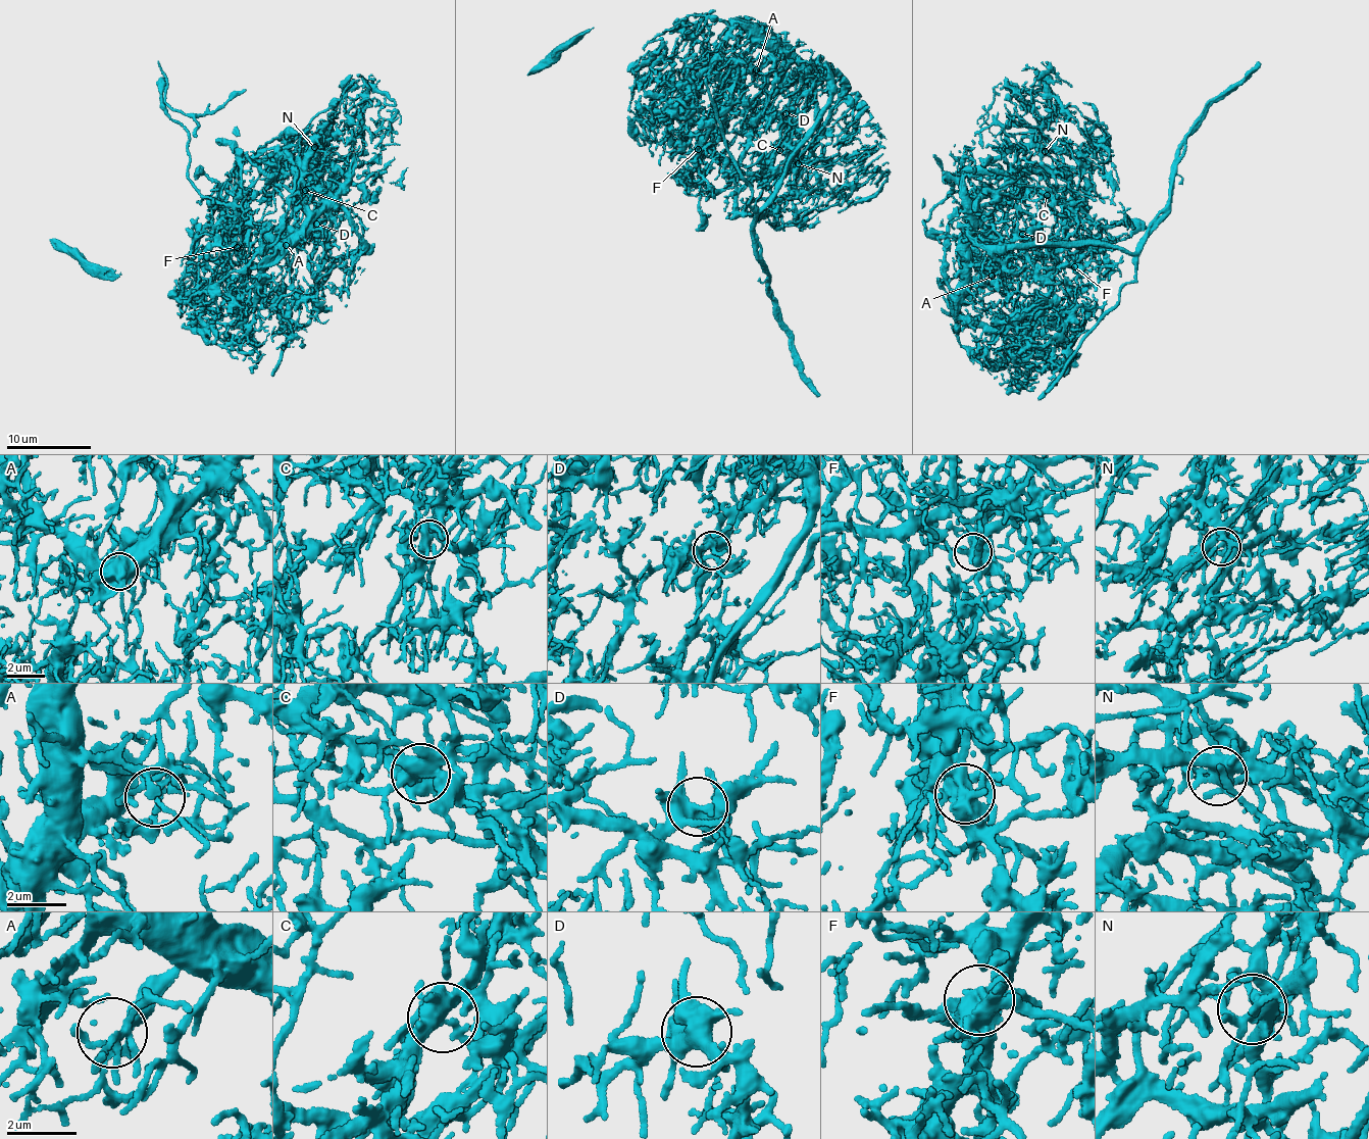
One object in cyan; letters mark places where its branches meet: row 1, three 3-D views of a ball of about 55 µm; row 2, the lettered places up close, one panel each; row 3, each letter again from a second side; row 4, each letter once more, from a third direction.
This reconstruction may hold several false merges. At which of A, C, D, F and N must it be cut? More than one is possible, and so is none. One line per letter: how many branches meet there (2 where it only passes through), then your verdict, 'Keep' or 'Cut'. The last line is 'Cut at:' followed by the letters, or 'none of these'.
A: Branches: 5. Keep
C: Branches: 7. Cut
D: Branches: 7. Keep
F: Branches: 3. Cut
N: Branches: 7. Keep
Cut at: C, F

